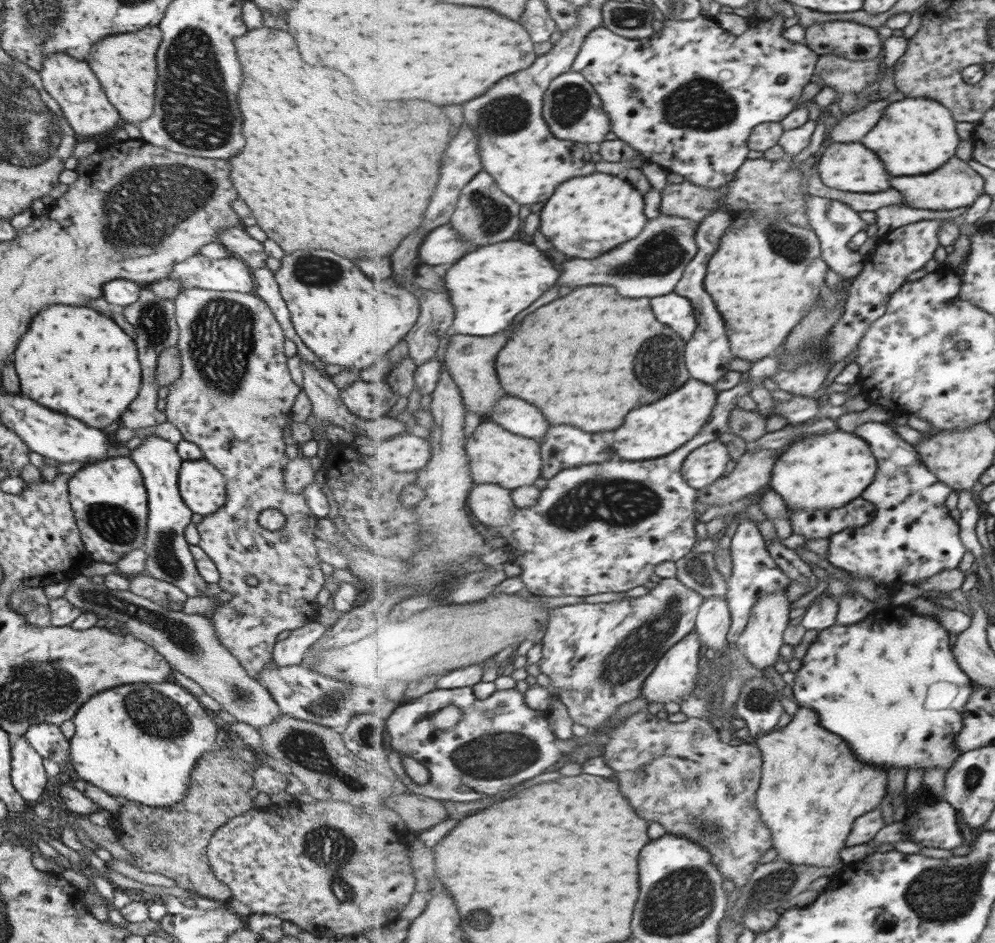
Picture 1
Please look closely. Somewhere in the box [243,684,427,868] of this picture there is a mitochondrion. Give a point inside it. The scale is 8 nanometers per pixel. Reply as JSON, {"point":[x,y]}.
{"point":[305,749]}

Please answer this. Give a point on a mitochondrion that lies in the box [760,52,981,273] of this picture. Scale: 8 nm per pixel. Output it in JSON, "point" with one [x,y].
{"point":[794,249]}

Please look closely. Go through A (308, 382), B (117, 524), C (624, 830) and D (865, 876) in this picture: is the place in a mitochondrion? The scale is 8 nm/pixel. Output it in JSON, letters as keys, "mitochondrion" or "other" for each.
{"A":"other","B":"mitochondrion","C":"other","D":"other"}

